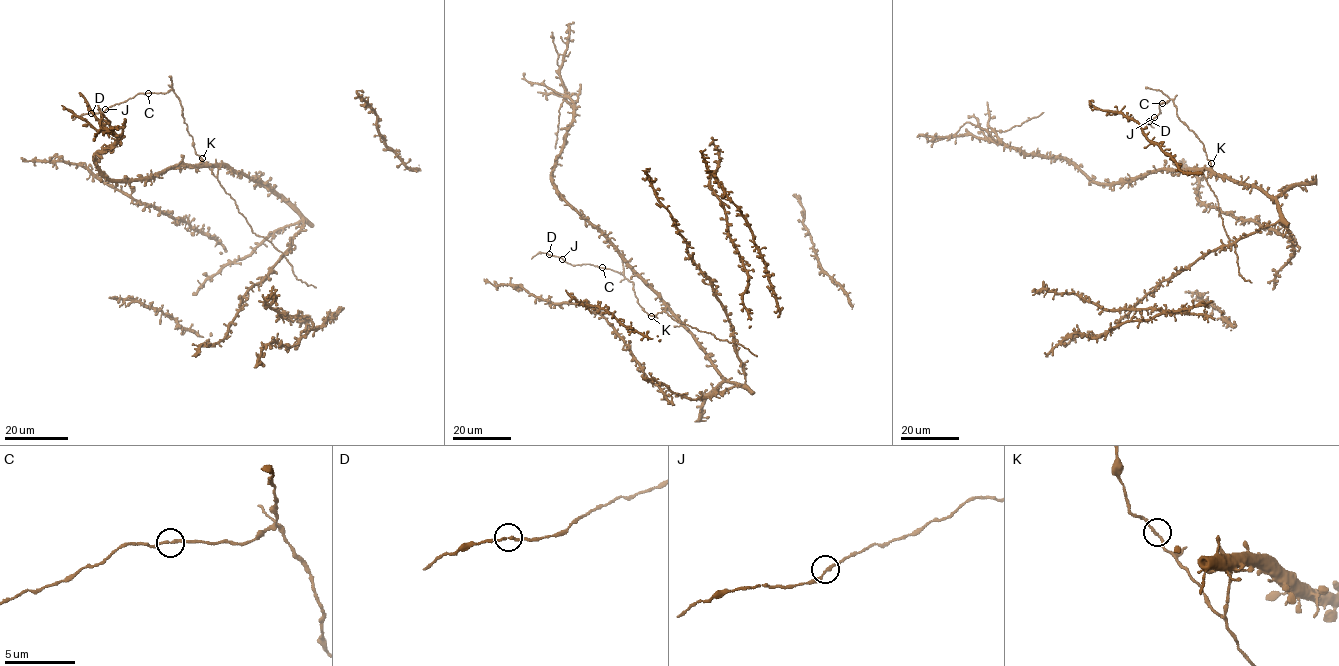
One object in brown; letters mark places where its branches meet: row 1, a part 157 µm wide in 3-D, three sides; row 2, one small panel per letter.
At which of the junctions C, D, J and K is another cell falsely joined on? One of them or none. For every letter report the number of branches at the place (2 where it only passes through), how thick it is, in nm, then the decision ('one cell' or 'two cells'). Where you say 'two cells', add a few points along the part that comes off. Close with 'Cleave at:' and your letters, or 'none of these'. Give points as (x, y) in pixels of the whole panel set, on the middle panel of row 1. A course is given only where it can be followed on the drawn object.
C: branches 2; calibre 190 nm; one cell
D: branches 2; calibre 170 nm; one cell
J: branches 2; calibre 190 nm; one cell
K: branches 2; calibre 170 nm; one cell
Cleave at: none of these

